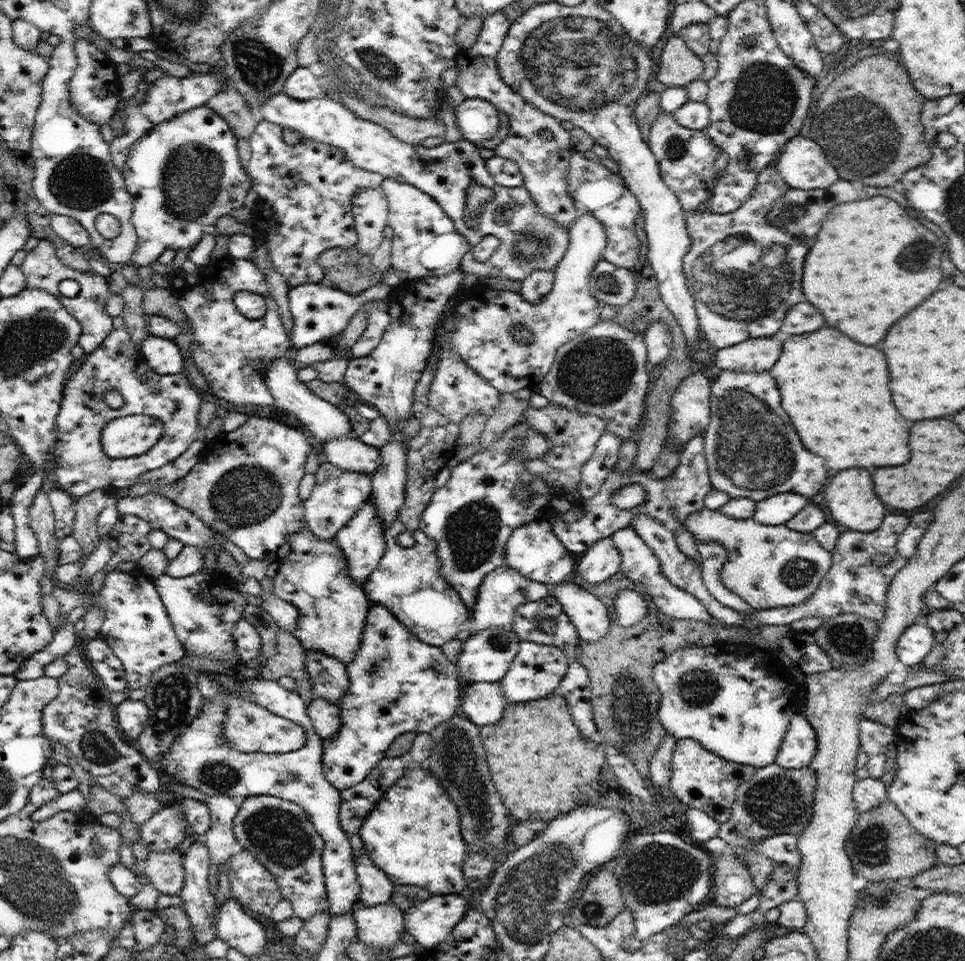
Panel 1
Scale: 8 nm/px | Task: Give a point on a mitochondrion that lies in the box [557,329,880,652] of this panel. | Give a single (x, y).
(753, 447)

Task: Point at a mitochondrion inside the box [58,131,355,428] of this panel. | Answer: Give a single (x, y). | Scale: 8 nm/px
(192, 173)

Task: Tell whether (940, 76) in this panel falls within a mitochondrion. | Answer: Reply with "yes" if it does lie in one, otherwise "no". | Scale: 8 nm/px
no

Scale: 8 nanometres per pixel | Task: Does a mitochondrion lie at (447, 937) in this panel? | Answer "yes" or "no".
no

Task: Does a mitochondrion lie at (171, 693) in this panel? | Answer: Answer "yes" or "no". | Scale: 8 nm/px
yes

